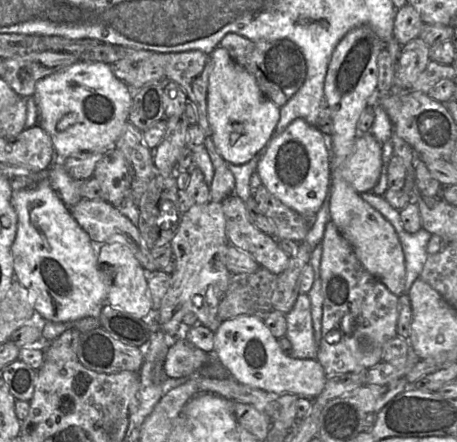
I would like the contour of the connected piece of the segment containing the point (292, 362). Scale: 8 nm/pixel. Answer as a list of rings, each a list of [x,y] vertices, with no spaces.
[[[241,314],[223,320],[214,334],[214,357],[236,381],[277,395],[292,393],[298,397],[310,399],[316,398],[323,391],[327,376],[317,359],[297,359],[286,355],[278,344],[278,339],[273,336],[263,319]]]

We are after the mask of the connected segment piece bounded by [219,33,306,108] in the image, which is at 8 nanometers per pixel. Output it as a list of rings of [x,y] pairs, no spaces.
[[[229,33],[220,44],[232,59],[254,76],[264,94],[279,108],[283,107],[302,87],[306,79],[306,62],[301,49],[289,40],[252,41],[243,36]]]

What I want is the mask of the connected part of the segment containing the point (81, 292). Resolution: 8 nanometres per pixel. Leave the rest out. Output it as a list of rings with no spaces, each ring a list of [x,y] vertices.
[[[47,178],[40,180],[35,188],[13,191],[11,203],[18,217],[17,233],[11,247],[15,280],[19,281],[29,294],[29,301],[35,311],[45,320],[68,322],[87,316],[99,318],[107,302],[105,284],[97,265],[92,240],[88,233],[73,218],[69,207],[51,187]]]

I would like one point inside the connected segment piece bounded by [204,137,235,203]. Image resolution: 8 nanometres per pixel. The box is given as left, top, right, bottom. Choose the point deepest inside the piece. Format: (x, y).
(223, 185)

